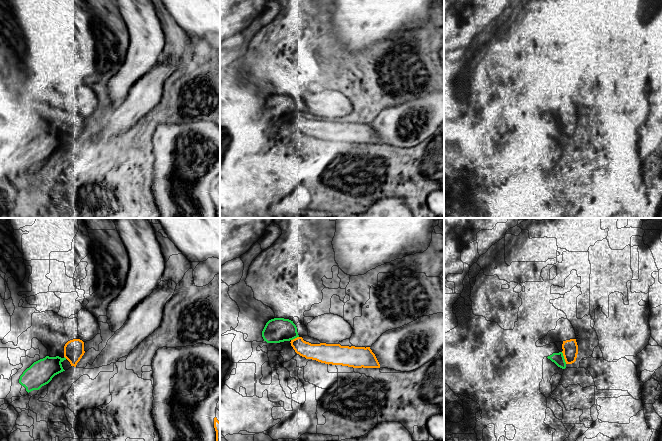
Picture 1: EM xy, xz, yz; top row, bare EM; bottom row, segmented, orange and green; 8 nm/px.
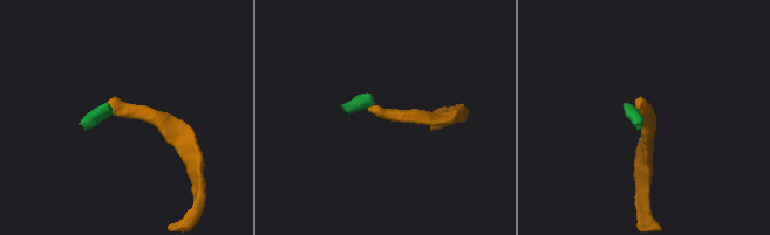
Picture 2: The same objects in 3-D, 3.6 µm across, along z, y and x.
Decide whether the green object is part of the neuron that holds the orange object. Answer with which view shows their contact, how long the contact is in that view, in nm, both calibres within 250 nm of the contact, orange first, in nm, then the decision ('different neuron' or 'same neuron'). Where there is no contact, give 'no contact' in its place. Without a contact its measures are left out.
meets orange in yz; contact 100 nm long; 130 nm thick on the orange side, 90 nm on the other; different neuron

